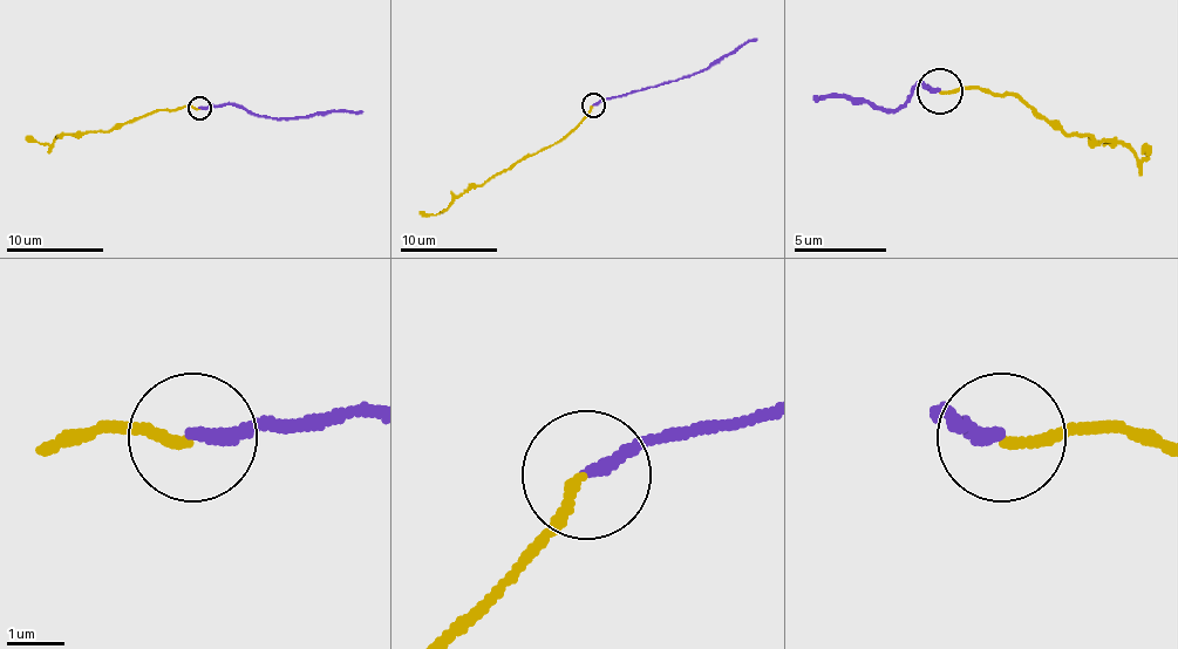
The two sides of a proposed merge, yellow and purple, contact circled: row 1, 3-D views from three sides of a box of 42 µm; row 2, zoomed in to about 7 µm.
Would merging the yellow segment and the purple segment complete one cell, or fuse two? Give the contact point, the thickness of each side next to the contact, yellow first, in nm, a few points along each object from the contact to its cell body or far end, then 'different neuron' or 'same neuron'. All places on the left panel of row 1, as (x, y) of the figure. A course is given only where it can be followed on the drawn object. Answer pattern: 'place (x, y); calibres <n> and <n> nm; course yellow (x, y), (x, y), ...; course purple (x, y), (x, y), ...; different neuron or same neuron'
place (199, 108); calibres 170 and 240 nm; course yellow (201, 109), (164, 109), (108, 130), (60, 135), (48, 144), (33, 142), (26, 135); course purple (201, 109), (232, 103), (267, 118), (297, 118), (333, 111), (362, 114); different neuron

